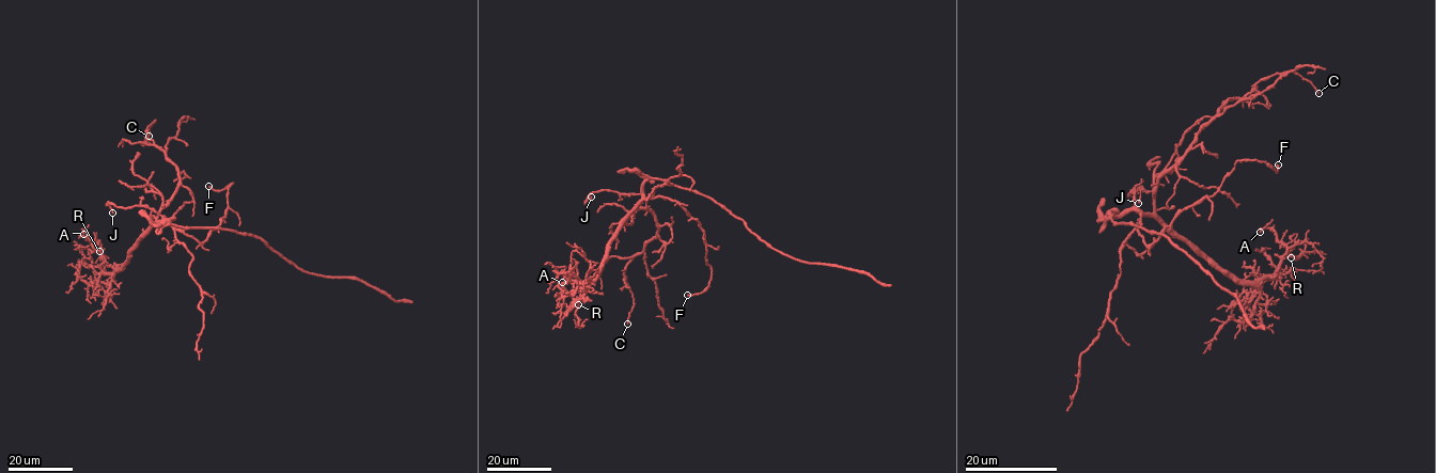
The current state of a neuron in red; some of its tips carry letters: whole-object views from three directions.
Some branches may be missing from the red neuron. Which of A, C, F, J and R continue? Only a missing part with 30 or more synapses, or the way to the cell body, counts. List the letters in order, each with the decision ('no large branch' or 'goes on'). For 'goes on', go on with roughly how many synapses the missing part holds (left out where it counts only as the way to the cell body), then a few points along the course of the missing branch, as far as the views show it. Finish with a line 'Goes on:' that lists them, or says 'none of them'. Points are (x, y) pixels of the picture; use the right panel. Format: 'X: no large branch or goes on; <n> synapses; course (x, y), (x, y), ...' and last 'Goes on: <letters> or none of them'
A: no large branch
C: no large branch
F: no large branch
J: no large branch
R: no large branch
Goes on: none of them

